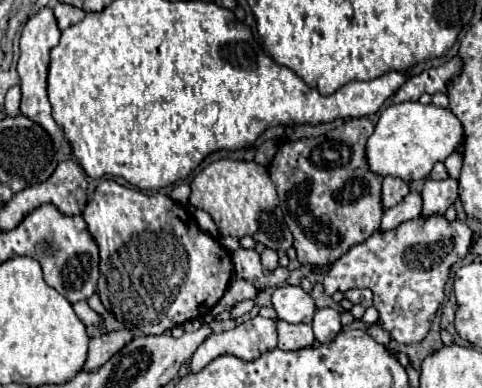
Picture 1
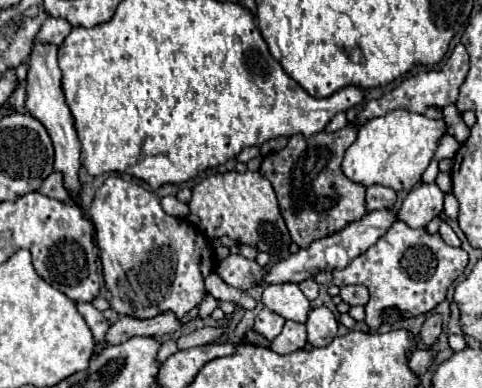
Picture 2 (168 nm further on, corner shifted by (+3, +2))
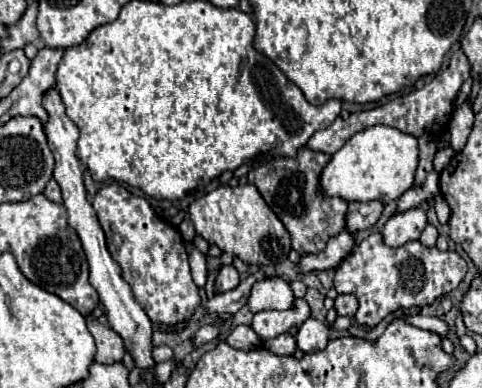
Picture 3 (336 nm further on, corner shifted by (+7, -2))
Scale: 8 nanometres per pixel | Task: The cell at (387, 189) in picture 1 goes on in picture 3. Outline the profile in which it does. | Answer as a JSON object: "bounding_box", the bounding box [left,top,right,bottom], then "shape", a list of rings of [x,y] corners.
{"bounding_box":[345,200,383,234],"shape":[[[377,200],[375,202],[351,202],[345,214],[347,232],[355,234],[359,230],[371,228],[379,220],[381,212],[383,212],[383,204]]]}

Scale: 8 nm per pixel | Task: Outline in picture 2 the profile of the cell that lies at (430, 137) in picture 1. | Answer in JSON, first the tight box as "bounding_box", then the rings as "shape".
{"bounding_box":[343,110,447,190],"shape":[[[393,110],[385,116],[373,118],[359,128],[357,140],[347,148],[343,158],[343,172],[349,180],[361,182],[365,186],[381,184],[393,190],[411,190],[421,184],[421,176],[427,170],[439,140],[445,136],[447,128],[443,120],[427,118],[425,114],[409,110]]]}

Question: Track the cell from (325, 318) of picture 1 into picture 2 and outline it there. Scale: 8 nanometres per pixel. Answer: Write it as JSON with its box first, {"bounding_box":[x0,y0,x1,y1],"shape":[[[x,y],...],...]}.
{"bounding_box":[307,306,337,346],"shape":[[[327,306],[313,308],[309,312],[307,324],[307,340],[313,346],[327,346],[337,336],[337,320]]]}

